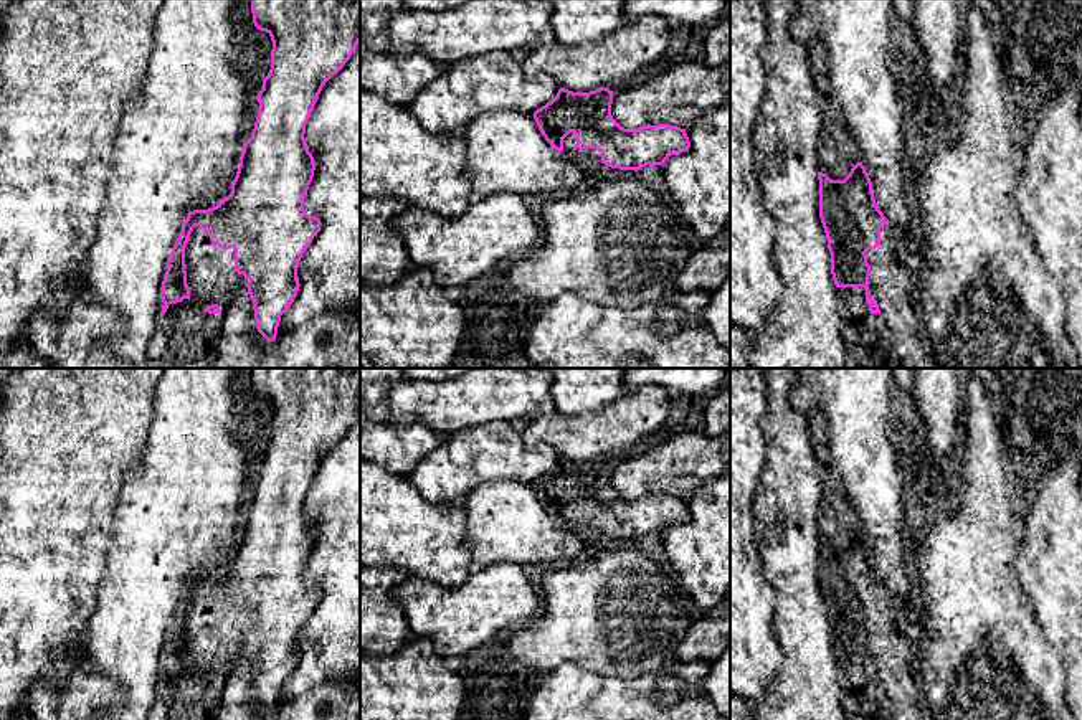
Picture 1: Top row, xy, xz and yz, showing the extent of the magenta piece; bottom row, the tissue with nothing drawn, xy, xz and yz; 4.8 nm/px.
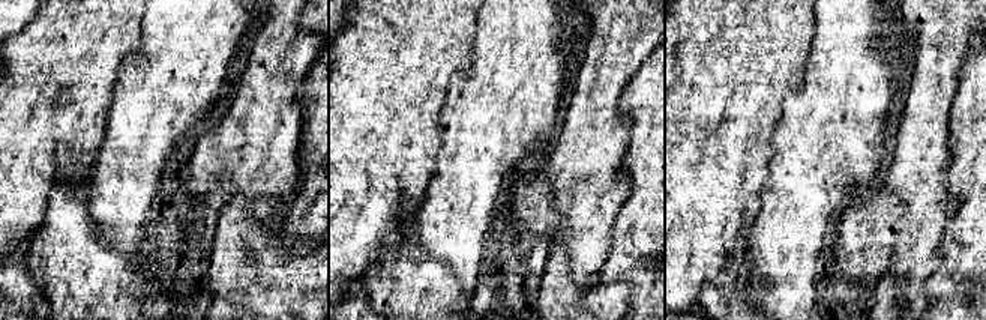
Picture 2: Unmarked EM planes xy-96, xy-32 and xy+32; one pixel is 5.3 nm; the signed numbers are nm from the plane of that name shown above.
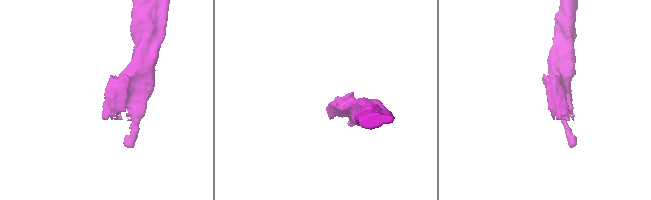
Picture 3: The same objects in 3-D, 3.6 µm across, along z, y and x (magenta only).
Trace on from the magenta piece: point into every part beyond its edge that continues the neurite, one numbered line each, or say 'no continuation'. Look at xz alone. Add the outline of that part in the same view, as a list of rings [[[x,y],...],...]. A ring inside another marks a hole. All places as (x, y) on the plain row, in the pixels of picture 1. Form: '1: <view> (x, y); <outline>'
1: xz (569, 512); [[[570,502],[565,509],[563,509],[563,522],[565,525],[575,527],[578,530],[581,528],[595,528],[601,532],[601,522],[598,519],[577,519],[577,505],[573,502]]]

